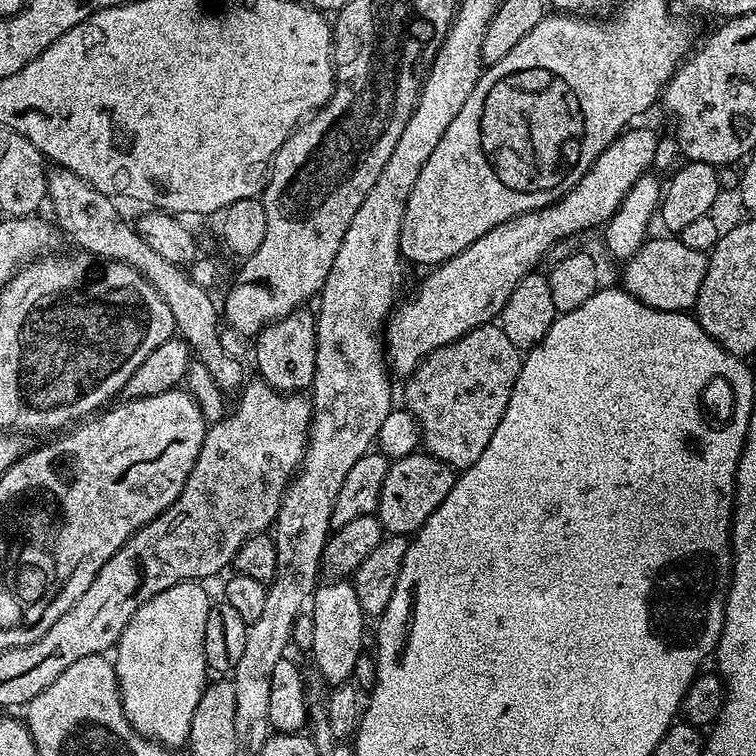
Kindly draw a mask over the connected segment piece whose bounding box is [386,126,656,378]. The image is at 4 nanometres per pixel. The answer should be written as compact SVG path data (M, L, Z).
M629 127L620 133L602 154L586 170L586 174L570 191L560 200L547 204L533 212L523 212L506 222L502 226L494 226L494 230L486 230L478 242L474 242L466 250L462 250L454 258L437 264L432 272L416 288L416 293L409 300L401 299L393 307L392 314L386 325L386 359L391 371L401 378L412 375L412 371L421 364L436 348L446 346L458 338L462 338L470 330L483 324L491 324L499 317L501 310L506 306L506 298L514 294L514 286L522 282L529 272L537 267L536 263L555 246L559 240L572 236L575 232L584 232L587 228L599 229L607 225L612 215L620 208L621 202L626 198L630 186L638 182L649 171L648 168L656 160L656 136L648 128Z

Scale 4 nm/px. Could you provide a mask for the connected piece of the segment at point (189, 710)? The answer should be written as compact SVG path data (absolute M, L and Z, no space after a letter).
M183 580L180 584L170 586L170 590L162 590L162 594L154 594L154 598L138 606L138 610L122 630L120 640L114 649L120 701L126 718L138 734L173 750L183 749L187 745L190 722L194 722L194 710L197 709L210 680L210 669L204 653L204 639L206 618L210 614L213 601L208 600L208 592L204 587L203 583Z

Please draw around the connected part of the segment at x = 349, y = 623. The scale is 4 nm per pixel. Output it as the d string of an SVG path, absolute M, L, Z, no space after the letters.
M332 578L329 581L329 584L321 583L312 593L310 615L314 622L314 646L310 649L310 656L316 663L315 671L321 681L325 685L337 686L353 679L352 671L364 648L366 617L362 606L358 606L358 594L351 579Z

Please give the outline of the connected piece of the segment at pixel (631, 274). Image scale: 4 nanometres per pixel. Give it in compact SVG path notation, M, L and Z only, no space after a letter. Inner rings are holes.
M664 234L661 240L652 239L645 239L644 245L635 254L623 261L624 281L622 281L622 287L624 291L634 298L638 298L638 302L642 302L654 310L688 312L695 309L698 290L702 290L702 278L706 278L707 255L698 250L690 250L690 246L686 246L678 238L673 238L668 234Z

